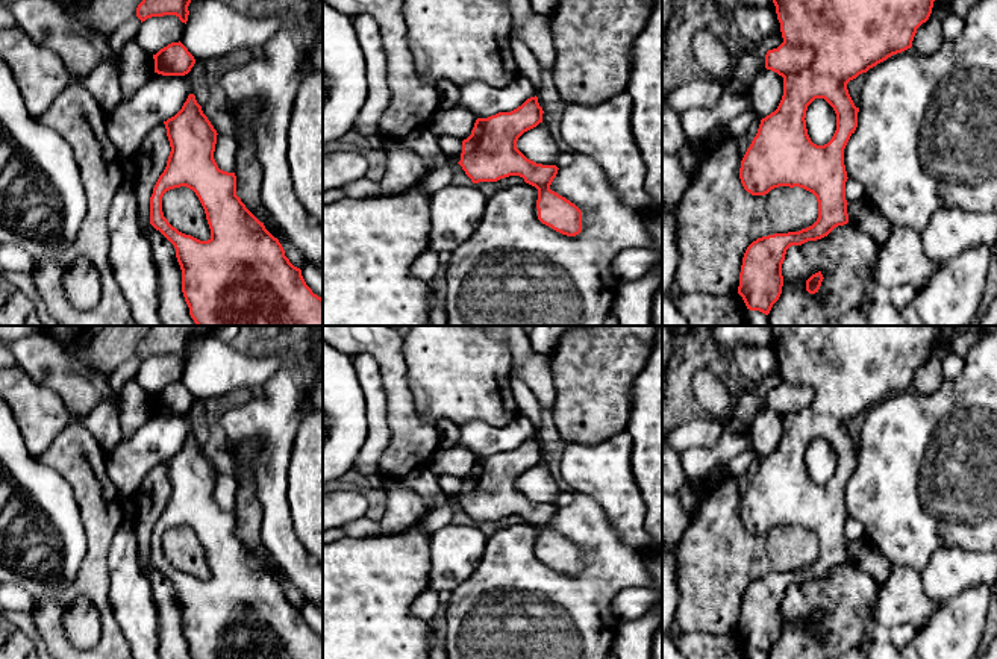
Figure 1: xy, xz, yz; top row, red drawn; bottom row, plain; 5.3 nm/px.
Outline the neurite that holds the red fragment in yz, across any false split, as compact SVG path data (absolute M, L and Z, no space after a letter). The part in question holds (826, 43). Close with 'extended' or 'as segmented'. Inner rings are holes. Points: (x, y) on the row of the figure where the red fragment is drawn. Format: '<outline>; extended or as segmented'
M773 0L783 42L765 55L765 68L783 77L783 95L774 112L761 120L756 136L747 148L739 168L739 179L752 195L765 195L779 186L799 186L817 197L817 221L799 232L774 233L753 241L742 258L738 294L747 309L770 314L779 300L783 286L782 264L791 245L802 245L827 236L835 227L849 223L844 165L844 148L858 127L859 108L855 106L847 83L859 74L886 61L892 55L912 47L917 29L926 23L932 14L935 0ZM815 98L824 98L836 114L836 130L824 145L811 141L806 129L806 111Z; as segmented

